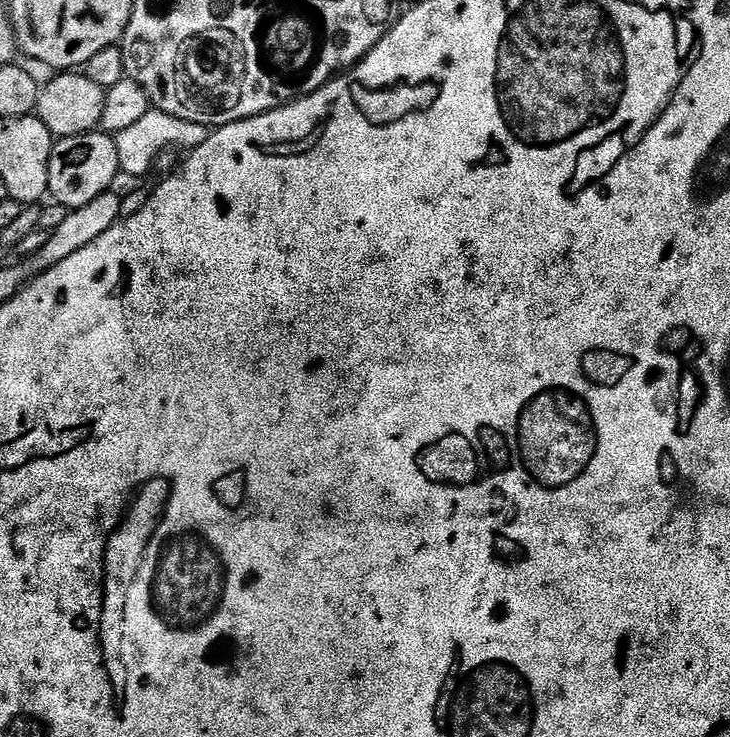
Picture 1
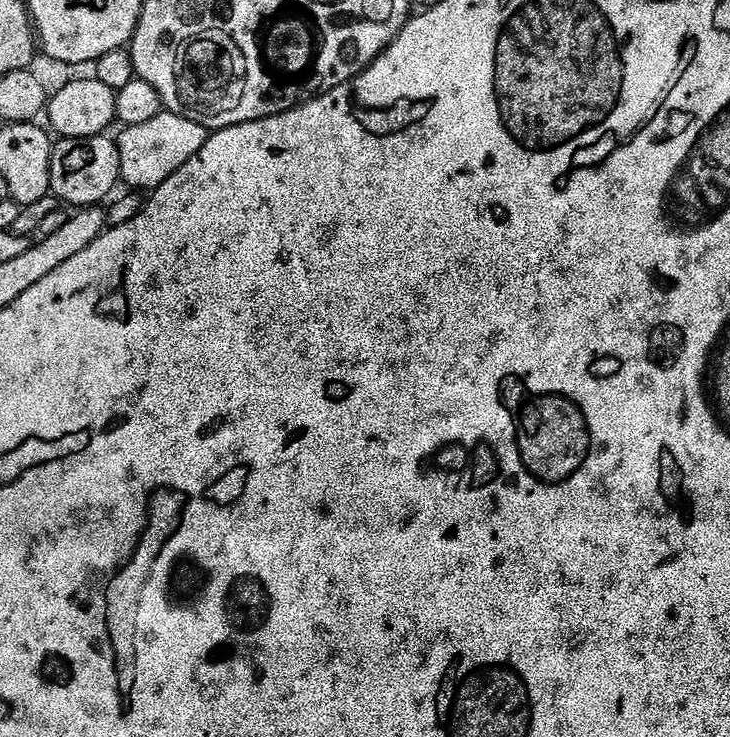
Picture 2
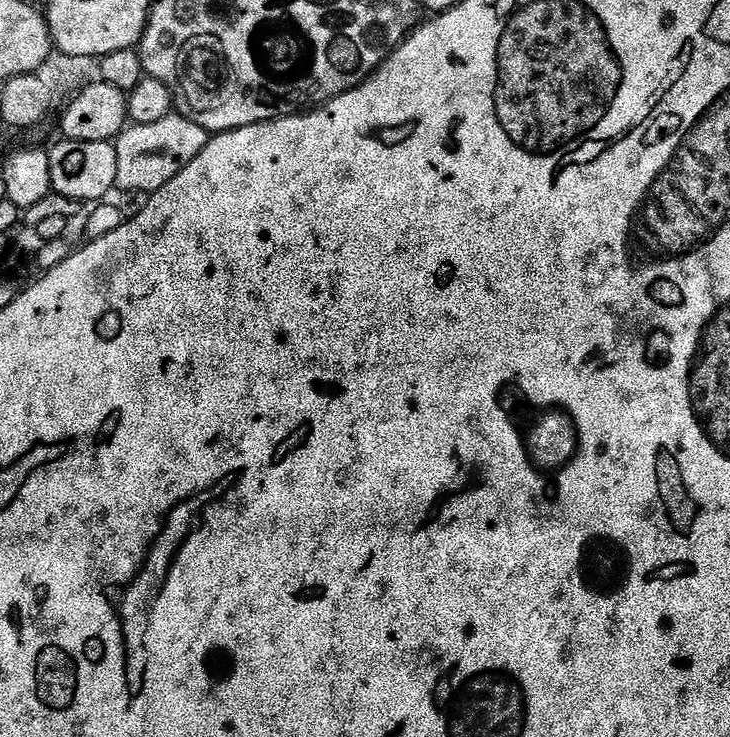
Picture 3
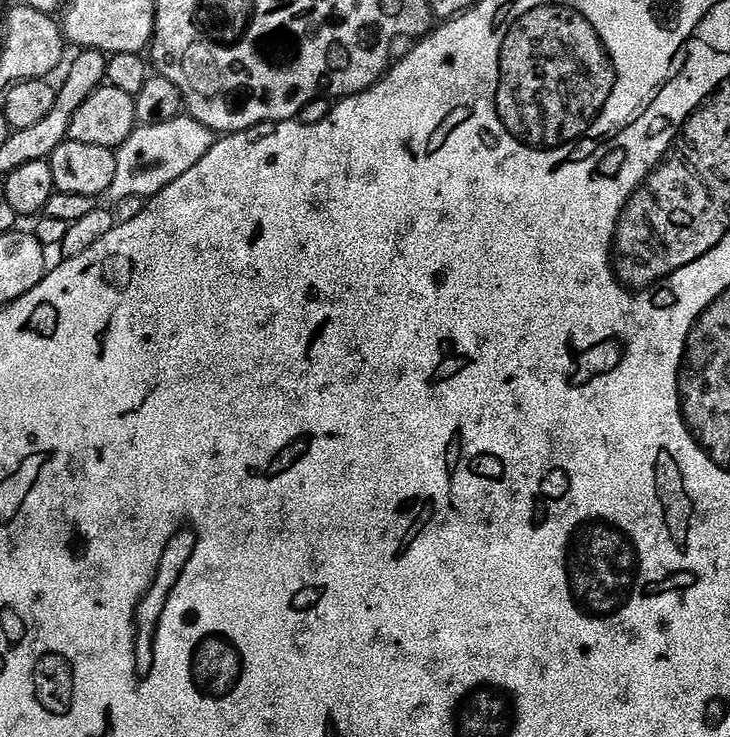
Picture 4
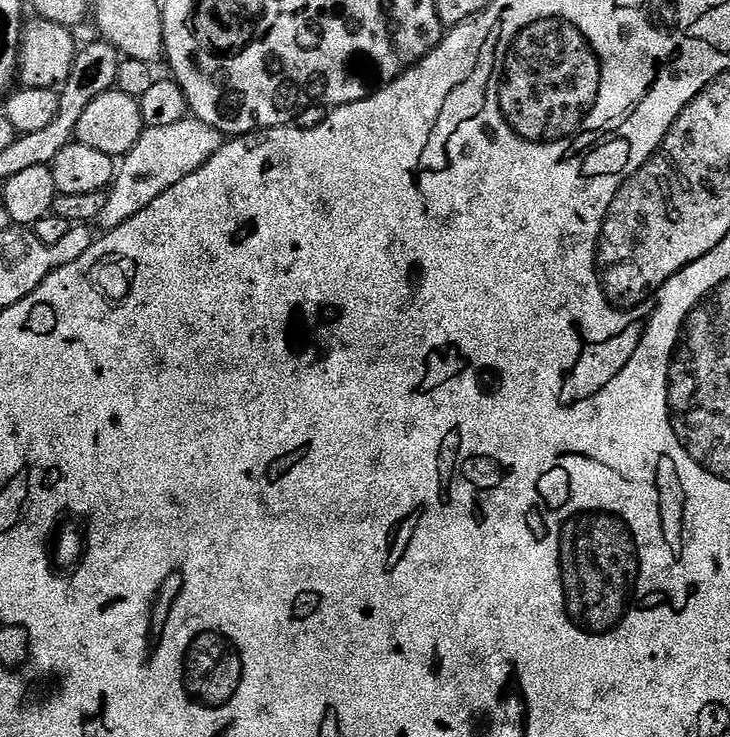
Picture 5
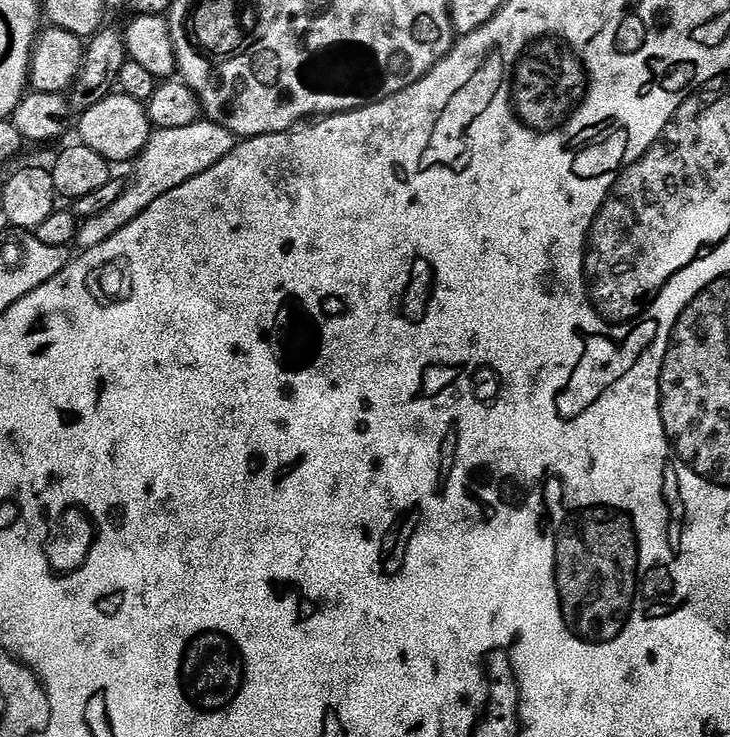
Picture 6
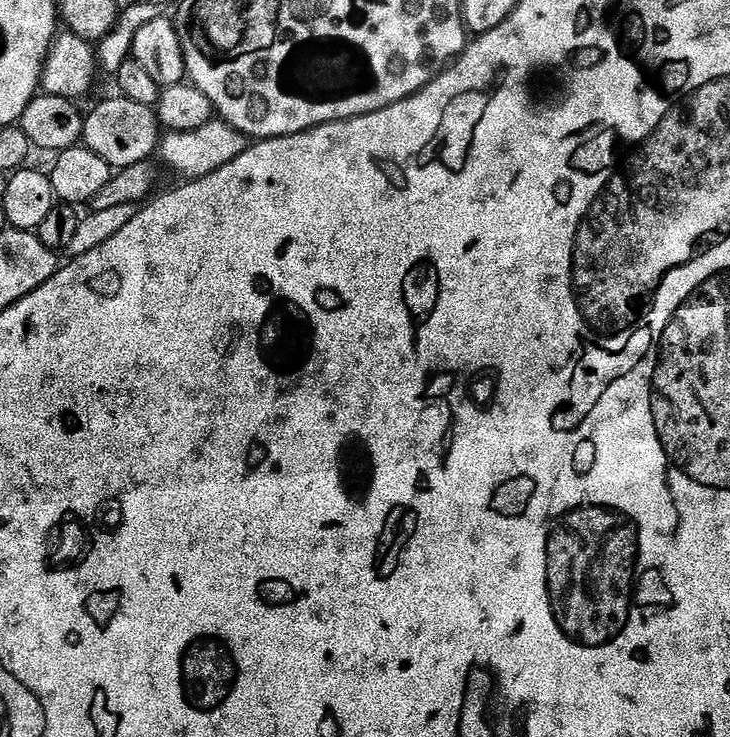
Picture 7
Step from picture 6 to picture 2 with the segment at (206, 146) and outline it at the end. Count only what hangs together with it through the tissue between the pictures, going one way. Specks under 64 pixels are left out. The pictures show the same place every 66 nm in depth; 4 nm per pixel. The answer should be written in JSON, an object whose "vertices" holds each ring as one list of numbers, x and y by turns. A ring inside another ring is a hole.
{"vertices":[[167,110,160,112,158,118,150,118,150,122,141,122,138,126,127,126,124,133,118,136,120,146,120,178,132,190,151,190,158,187,170,174,177,172,208,141,209,129,198,126,198,122,190,122,190,118,182,118]]}

